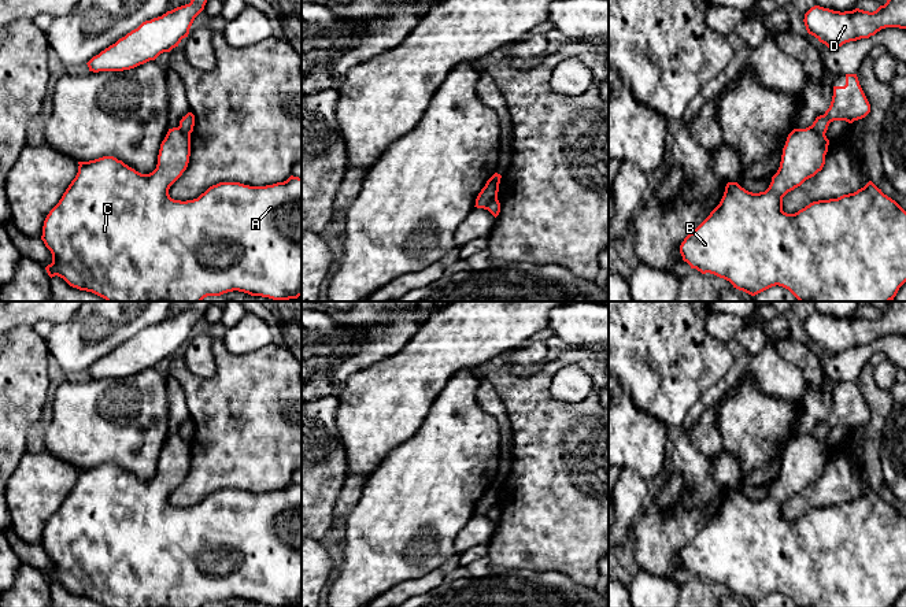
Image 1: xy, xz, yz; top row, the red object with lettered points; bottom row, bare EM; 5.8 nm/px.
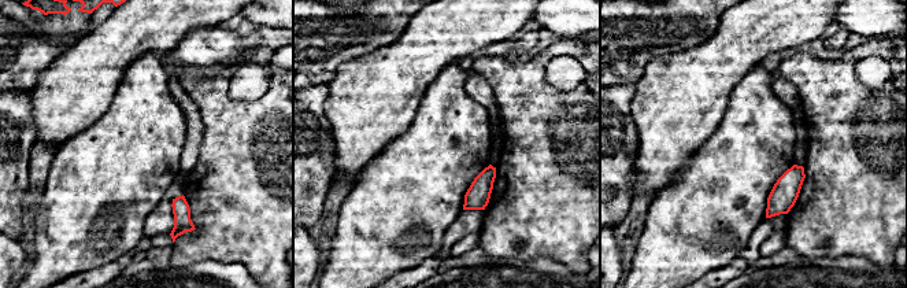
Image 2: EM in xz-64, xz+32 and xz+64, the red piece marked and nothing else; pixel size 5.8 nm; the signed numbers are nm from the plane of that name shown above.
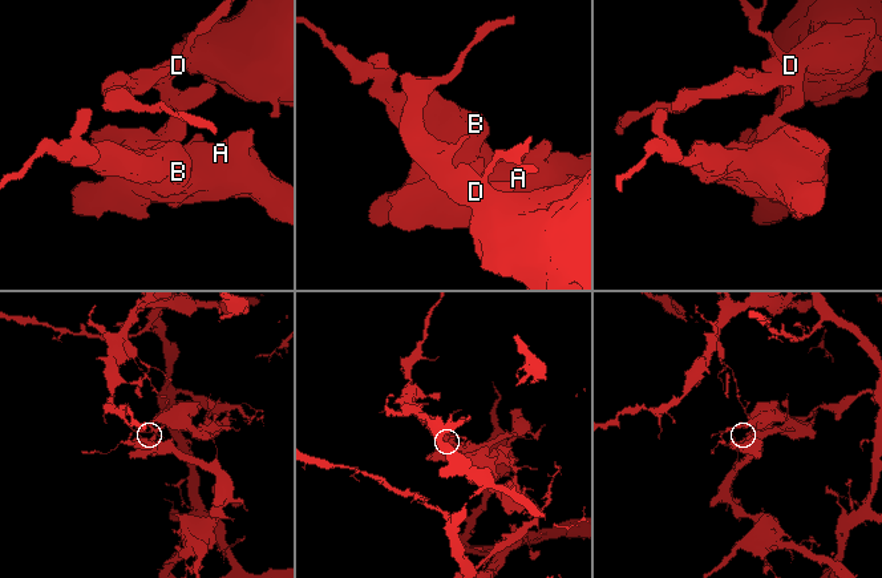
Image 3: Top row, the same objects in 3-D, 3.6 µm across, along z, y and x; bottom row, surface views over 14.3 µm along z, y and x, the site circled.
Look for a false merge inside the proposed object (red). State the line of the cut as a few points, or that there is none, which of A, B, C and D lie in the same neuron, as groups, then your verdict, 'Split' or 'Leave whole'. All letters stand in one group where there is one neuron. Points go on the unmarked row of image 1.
Split along xz (496, 504), (485, 515). Groups: A B C / D. Split

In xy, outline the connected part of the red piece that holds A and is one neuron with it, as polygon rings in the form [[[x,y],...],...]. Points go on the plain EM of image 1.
[[[178,433],[169,436],[160,451],[156,475],[149,481],[141,481],[114,463],[78,469],[75,485],[44,528],[41,547],[52,560],[52,570],[45,574],[48,582],[51,585],[58,582],[70,593],[92,599],[106,607],[203,607],[207,603],[221,603],[233,597],[273,607],[289,607],[302,603],[302,485],[291,482],[284,489],[266,493],[219,489],[210,493],[197,506],[174,507],[170,504],[169,496],[186,477],[189,463],[191,441],[184,440]]]

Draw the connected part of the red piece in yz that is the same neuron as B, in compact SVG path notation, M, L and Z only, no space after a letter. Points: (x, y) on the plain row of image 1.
M811 433L794 436L769 495L752 500L737 489L728 489L720 511L681 549L683 567L691 575L724 585L751 603L779 592L798 607L894 607L906 589L906 518L872 488L854 500L813 508L795 521L783 518L783 504L822 477L828 452L827 443Z

